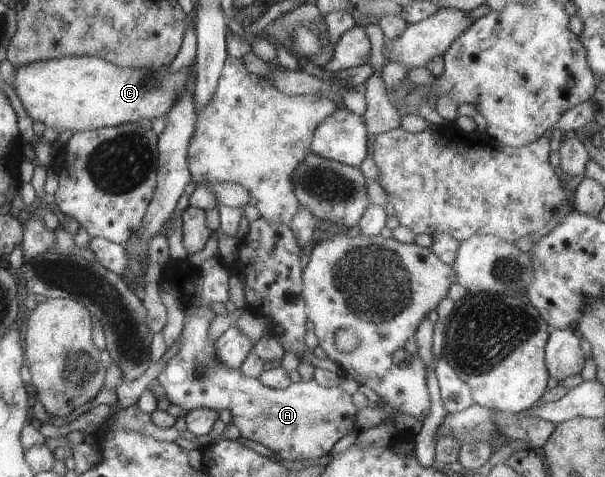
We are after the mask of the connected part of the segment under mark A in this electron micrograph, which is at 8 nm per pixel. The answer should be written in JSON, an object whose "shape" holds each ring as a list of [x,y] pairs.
{"shape":[[[219,256],[209,258],[200,267],[190,267],[188,259],[171,257],[161,279],[176,285],[183,310],[188,310],[191,317],[185,317],[180,351],[156,379],[162,384],[171,404],[188,412],[198,408],[219,413],[228,411],[244,439],[272,449],[286,461],[304,461],[315,457],[323,460],[338,439],[353,432],[358,436],[362,432],[356,421],[359,409],[352,402],[352,396],[341,388],[325,388],[313,379],[291,382],[286,389],[275,390],[265,386],[258,378],[241,375],[240,368],[227,368],[217,359],[215,342],[208,339],[208,327],[216,316],[210,309],[210,303],[228,301],[228,285],[233,272]]]}

